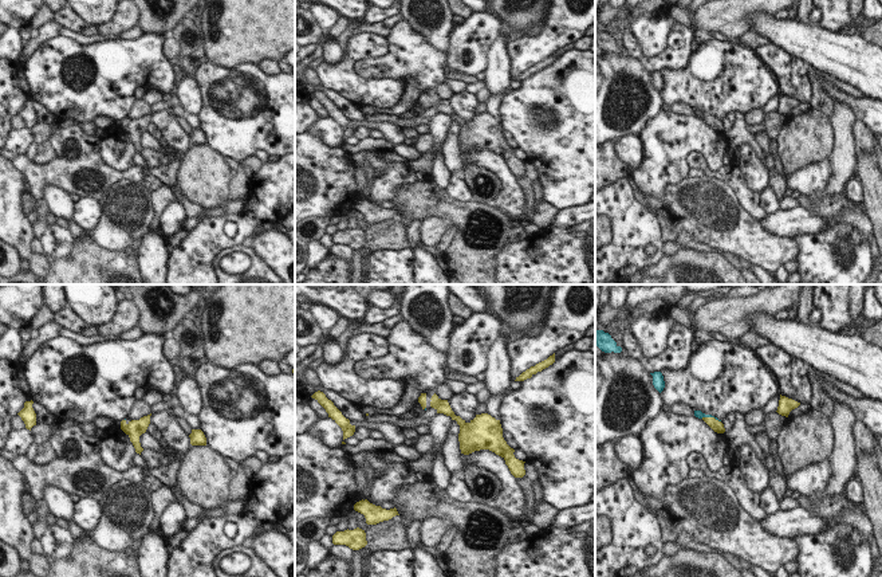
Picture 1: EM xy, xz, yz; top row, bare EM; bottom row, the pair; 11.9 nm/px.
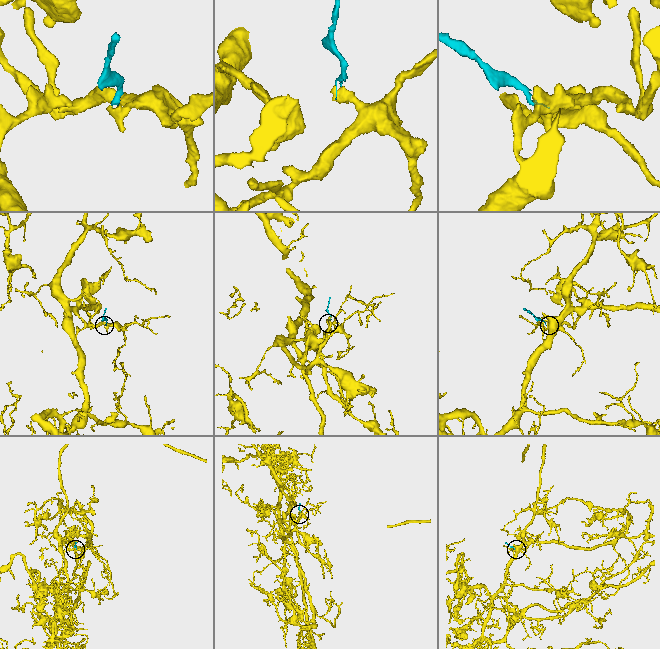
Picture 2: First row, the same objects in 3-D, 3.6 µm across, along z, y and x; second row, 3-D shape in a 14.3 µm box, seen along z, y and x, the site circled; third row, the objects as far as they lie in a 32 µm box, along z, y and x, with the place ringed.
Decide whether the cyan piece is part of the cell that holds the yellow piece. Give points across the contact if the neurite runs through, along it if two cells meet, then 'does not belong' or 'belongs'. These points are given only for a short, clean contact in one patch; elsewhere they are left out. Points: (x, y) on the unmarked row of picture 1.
way yz (716, 125), (711, 117), (697, 113); belongs

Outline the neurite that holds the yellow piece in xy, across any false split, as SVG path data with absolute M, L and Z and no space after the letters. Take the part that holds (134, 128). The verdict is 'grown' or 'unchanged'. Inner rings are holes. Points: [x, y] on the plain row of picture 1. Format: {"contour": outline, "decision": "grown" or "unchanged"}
{"contour": "M150 114L141 117L139 119L131 119L121 121L121 129L130 137L130 141L133 142L135 152L141 154L143 148L141 146L139 142L139 136L146 132L149 123L150 123Z", "decision": "unchanged"}

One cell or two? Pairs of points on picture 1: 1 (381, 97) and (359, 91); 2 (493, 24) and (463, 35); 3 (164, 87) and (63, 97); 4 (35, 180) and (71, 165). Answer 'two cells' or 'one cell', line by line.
1: one cell
2: one cell
3: one cell
4: one cell

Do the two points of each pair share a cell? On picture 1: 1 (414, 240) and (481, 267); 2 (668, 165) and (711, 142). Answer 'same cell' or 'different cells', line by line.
1: different cells
2: same cell

